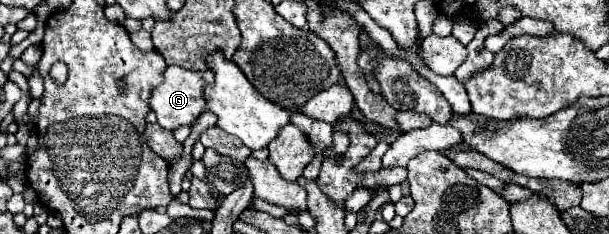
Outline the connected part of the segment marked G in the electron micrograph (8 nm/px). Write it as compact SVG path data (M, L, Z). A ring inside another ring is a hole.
M167 66L165 82L151 92L151 100L149 100L151 110L157 114L157 122L167 130L175 130L185 124L191 126L207 106L205 104L205 86L209 86L211 82L213 82L213 72L209 72L209 70L193 72L193 70L185 70L181 66Z

